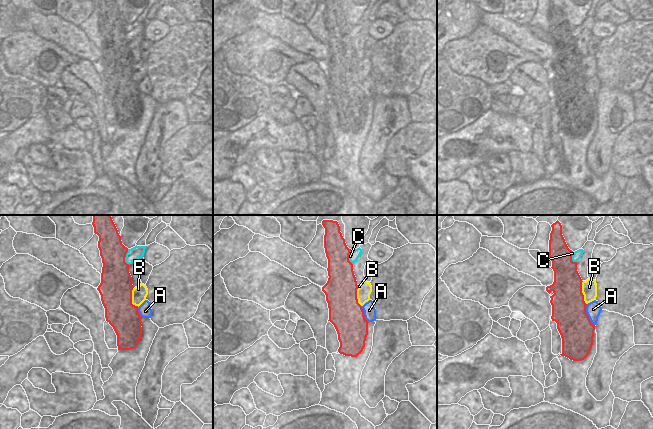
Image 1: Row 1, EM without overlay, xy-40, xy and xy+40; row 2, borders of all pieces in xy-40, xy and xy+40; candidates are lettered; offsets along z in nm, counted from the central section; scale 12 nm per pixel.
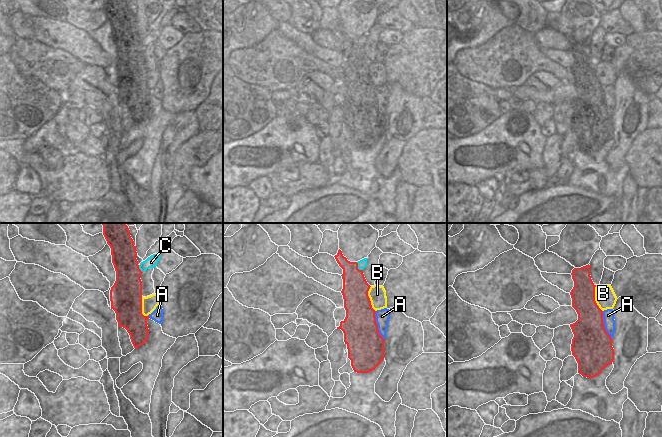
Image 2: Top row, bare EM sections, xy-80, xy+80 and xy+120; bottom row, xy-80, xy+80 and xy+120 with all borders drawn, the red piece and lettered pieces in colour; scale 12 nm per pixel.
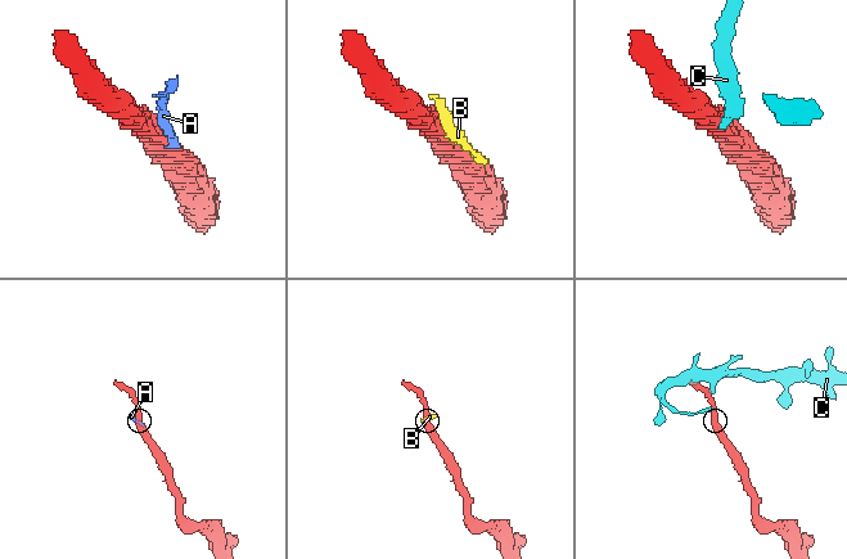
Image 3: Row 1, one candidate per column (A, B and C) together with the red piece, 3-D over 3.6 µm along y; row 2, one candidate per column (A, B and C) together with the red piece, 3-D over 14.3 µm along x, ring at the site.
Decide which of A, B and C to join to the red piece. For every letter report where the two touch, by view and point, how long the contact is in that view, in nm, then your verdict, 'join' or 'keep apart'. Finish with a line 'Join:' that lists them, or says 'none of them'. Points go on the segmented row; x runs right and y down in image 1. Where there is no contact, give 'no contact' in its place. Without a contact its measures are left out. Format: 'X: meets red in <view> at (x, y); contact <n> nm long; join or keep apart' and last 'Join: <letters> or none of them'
A: meets red in xy+40 at (587, 315); contact 280 nm long; keep apart
B: meets red in xy+40 at (582, 293); contact 300 nm long; keep apart
C: meets red in xy-40 at (125, 256); contact 200 nm long; keep apart
Join: none of them

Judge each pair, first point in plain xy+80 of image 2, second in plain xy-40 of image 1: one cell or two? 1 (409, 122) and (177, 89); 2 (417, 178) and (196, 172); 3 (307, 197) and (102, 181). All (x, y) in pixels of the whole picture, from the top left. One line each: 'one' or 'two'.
1: two
2: two
3: two

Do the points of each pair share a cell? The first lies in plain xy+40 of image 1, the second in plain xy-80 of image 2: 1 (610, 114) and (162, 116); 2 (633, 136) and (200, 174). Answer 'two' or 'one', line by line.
1: two
2: two

